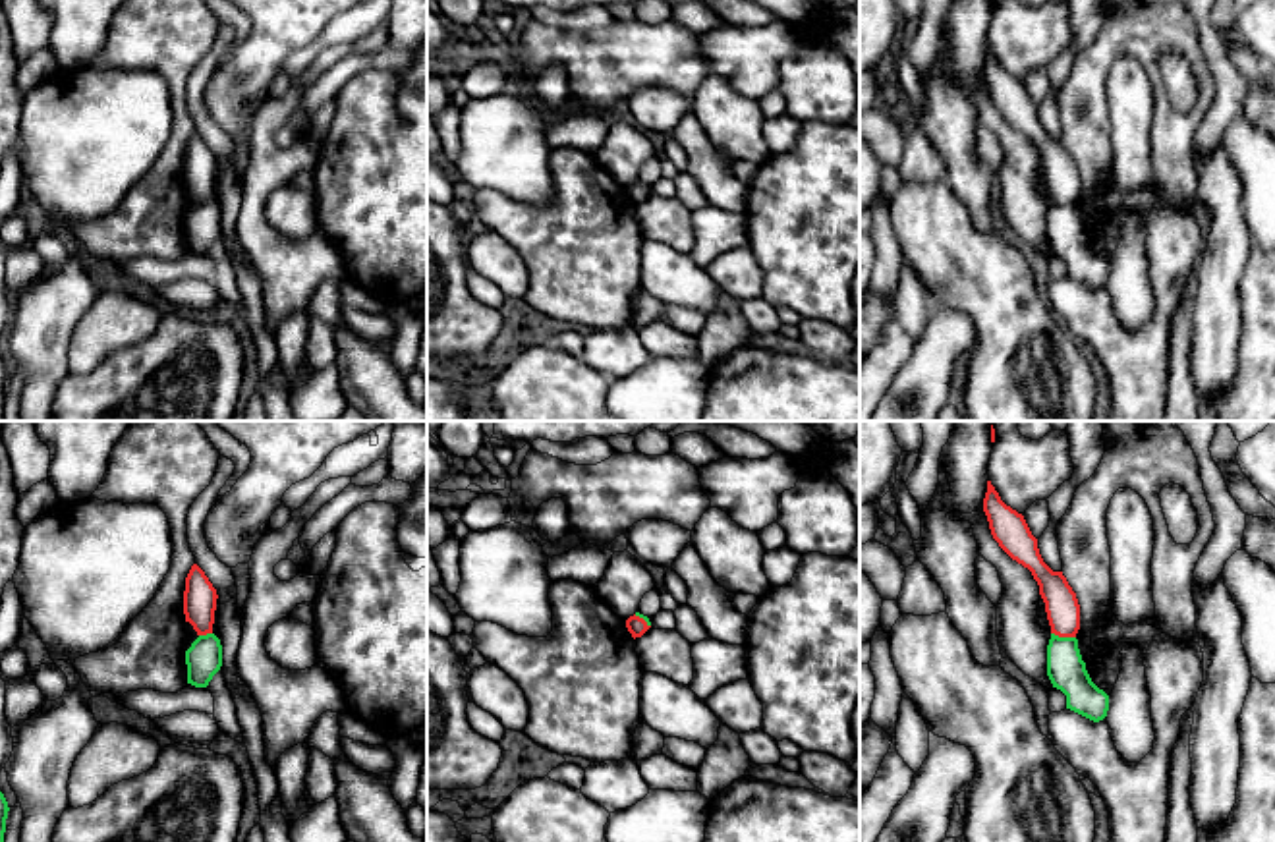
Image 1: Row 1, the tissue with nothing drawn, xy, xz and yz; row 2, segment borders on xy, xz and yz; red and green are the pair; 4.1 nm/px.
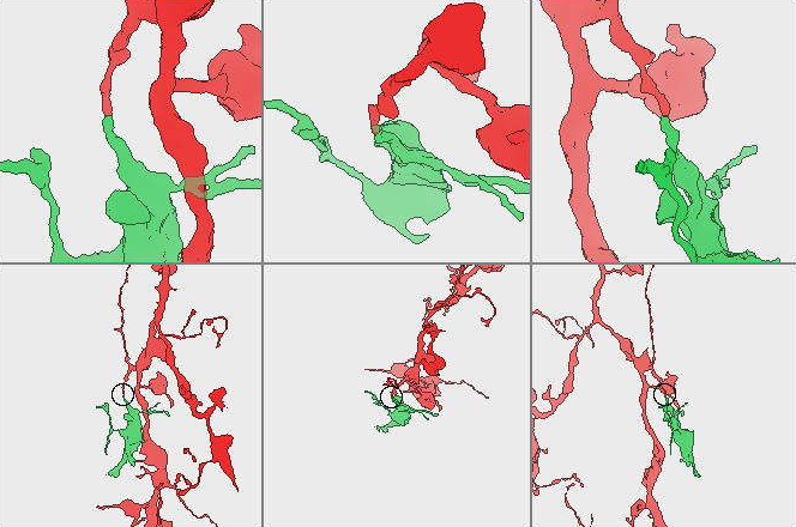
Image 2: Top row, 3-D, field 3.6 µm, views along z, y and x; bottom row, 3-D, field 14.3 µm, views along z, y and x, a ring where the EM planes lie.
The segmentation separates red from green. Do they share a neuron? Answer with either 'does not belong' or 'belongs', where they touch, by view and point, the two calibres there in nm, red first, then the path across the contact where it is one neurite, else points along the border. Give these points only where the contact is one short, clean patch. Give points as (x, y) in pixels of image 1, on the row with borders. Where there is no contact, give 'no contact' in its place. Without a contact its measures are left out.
does not belong; meets red in yz at (1063, 636); 140 nm thick on the red side, 160 nm on the other; border along yz (1051, 632), (1075, 638)

